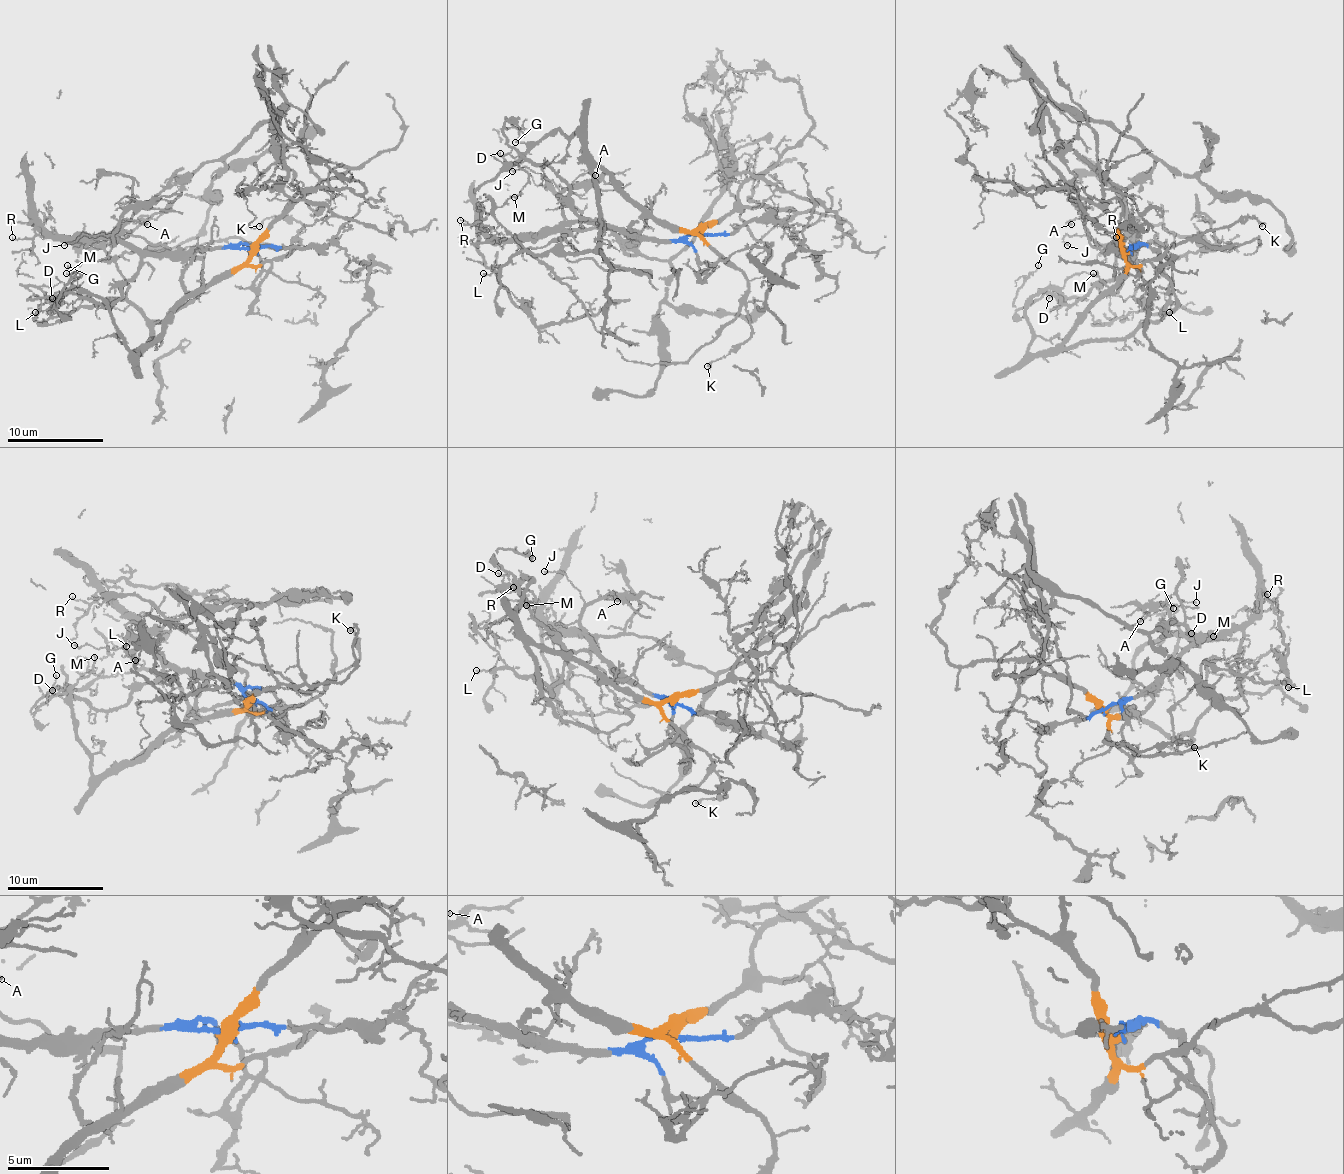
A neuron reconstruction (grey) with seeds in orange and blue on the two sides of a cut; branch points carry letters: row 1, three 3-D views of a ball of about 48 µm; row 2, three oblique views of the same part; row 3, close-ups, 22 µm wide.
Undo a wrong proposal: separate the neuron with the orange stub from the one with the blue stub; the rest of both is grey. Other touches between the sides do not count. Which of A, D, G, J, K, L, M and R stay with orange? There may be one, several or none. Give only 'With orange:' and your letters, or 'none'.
With orange: K, L, M

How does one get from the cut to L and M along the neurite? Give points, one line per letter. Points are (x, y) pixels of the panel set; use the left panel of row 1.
L: (251, 250), (174, 311), (145, 347), (152, 328), (126, 301), (58, 313), (44, 303), (34, 313)
M: (251, 250), (244, 262), (196, 289), (145, 349), (136, 354), (104, 303), (70, 287), (80, 274), (66, 272)

